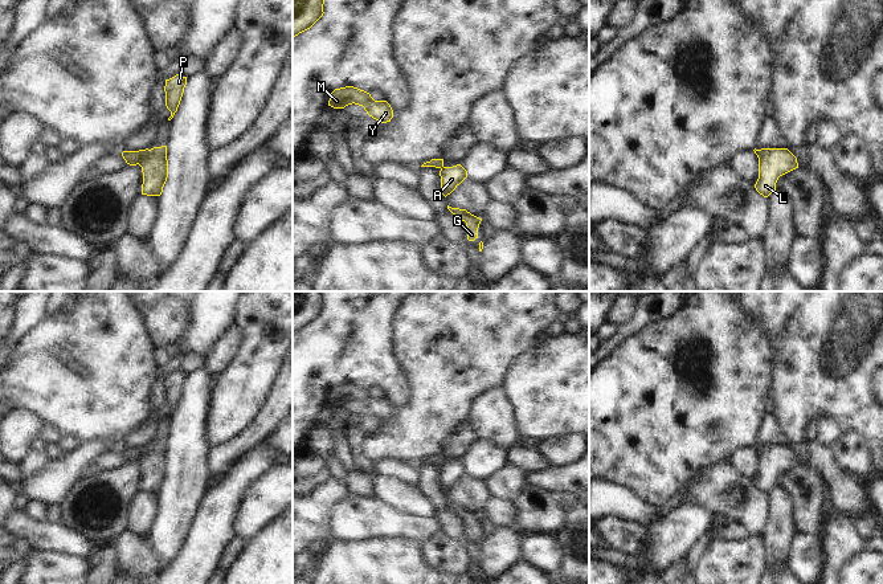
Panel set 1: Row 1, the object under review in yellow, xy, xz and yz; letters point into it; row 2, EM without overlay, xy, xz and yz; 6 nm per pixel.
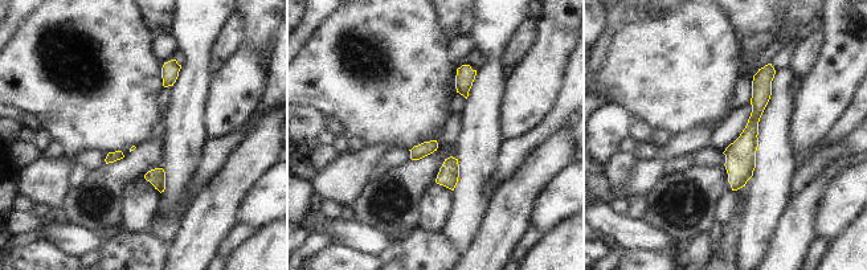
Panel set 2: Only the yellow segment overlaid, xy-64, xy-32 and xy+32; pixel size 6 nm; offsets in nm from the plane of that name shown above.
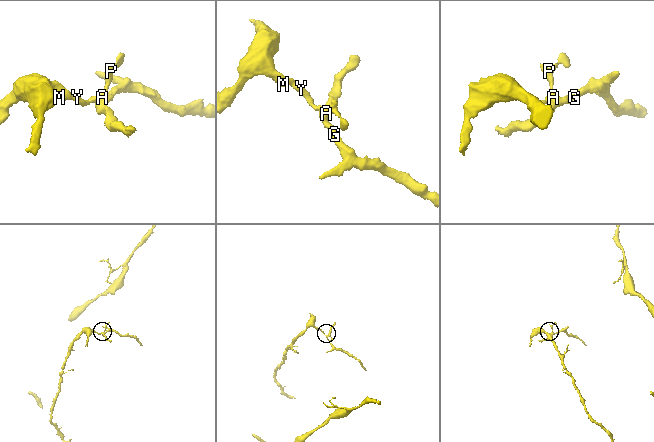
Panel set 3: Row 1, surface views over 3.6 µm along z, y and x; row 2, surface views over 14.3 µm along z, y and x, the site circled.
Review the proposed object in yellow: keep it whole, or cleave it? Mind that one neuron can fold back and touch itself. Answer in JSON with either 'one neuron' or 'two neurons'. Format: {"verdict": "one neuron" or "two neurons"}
{"verdict": "two neurons"}

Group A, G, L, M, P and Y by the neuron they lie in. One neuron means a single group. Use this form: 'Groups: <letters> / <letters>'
Groups: A G L P / M Y.

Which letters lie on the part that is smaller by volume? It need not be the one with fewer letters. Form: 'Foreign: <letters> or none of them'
Foreign: A, G, L, P

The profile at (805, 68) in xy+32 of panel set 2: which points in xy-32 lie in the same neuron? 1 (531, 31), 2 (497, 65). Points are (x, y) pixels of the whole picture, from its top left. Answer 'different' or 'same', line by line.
1: same
2: different

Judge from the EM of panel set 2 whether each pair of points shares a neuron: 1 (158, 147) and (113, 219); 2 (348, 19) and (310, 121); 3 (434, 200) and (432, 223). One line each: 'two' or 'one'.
1: one
2: two
3: one

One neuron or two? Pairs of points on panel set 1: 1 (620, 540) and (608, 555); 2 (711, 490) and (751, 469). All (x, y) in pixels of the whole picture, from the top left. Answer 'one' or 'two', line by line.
1: two
2: two

